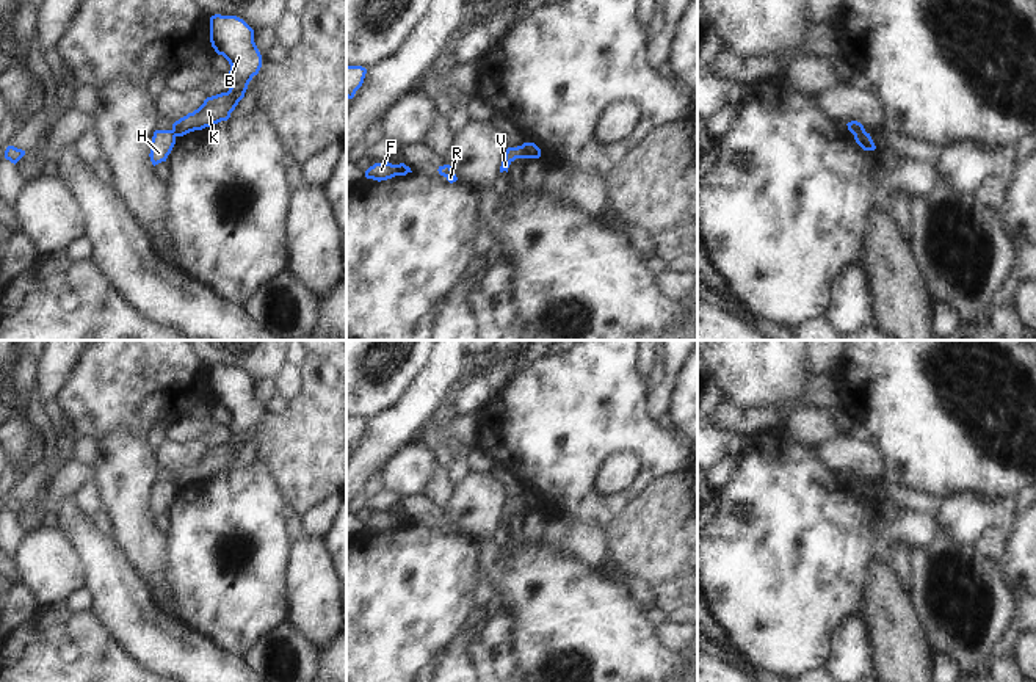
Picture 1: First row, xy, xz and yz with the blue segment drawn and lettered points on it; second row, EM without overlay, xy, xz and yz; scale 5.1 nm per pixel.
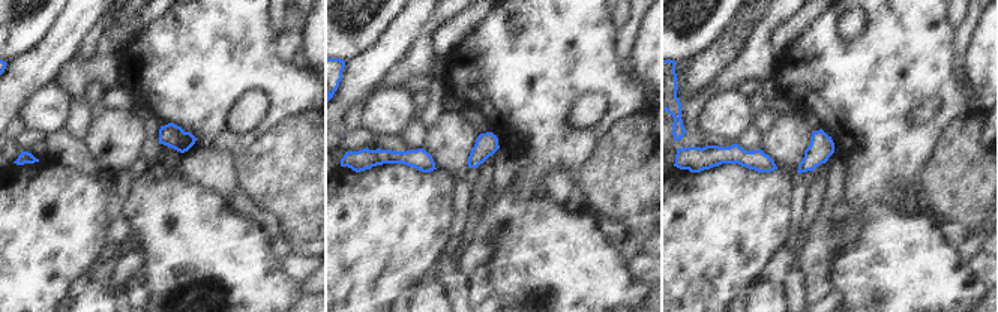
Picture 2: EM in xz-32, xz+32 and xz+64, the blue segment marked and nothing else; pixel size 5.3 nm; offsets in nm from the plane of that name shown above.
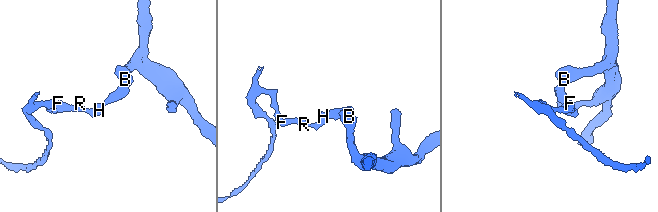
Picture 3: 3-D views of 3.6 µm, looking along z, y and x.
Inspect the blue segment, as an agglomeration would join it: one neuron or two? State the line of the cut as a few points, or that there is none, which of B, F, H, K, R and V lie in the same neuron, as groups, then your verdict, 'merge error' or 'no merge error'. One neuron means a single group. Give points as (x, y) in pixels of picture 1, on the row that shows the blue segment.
cut xz (522, 145), (525, 157); groups B K / F H R V; merge error

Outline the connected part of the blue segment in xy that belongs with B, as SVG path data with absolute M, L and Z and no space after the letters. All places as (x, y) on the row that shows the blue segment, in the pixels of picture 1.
M212 16L210 42L215 52L230 64L230 88L227 93L207 97L197 110L176 121L172 124L176 136L227 121L245 97L249 82L262 67L262 55L254 42L254 30L237 16Z

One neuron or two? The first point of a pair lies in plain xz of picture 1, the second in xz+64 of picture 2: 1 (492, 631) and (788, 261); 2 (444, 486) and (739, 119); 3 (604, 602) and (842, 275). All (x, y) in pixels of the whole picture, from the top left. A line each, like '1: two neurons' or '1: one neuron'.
1: two neurons
2: two neurons
3: one neuron

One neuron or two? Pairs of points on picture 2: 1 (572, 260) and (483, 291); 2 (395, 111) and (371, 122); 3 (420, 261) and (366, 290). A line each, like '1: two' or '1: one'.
1: two
2: one
3: one

